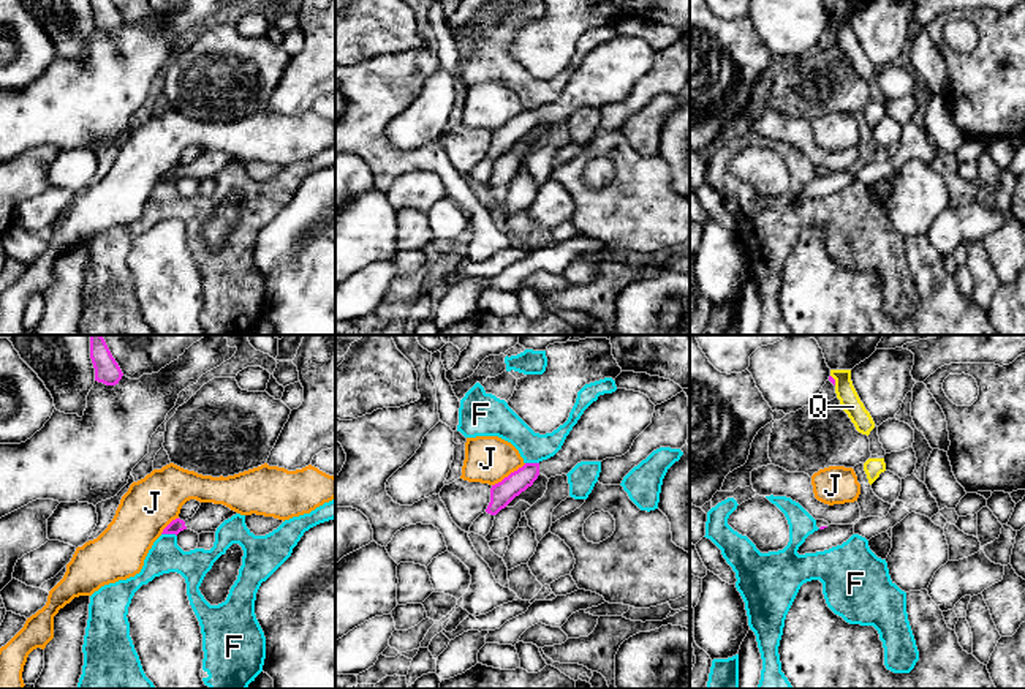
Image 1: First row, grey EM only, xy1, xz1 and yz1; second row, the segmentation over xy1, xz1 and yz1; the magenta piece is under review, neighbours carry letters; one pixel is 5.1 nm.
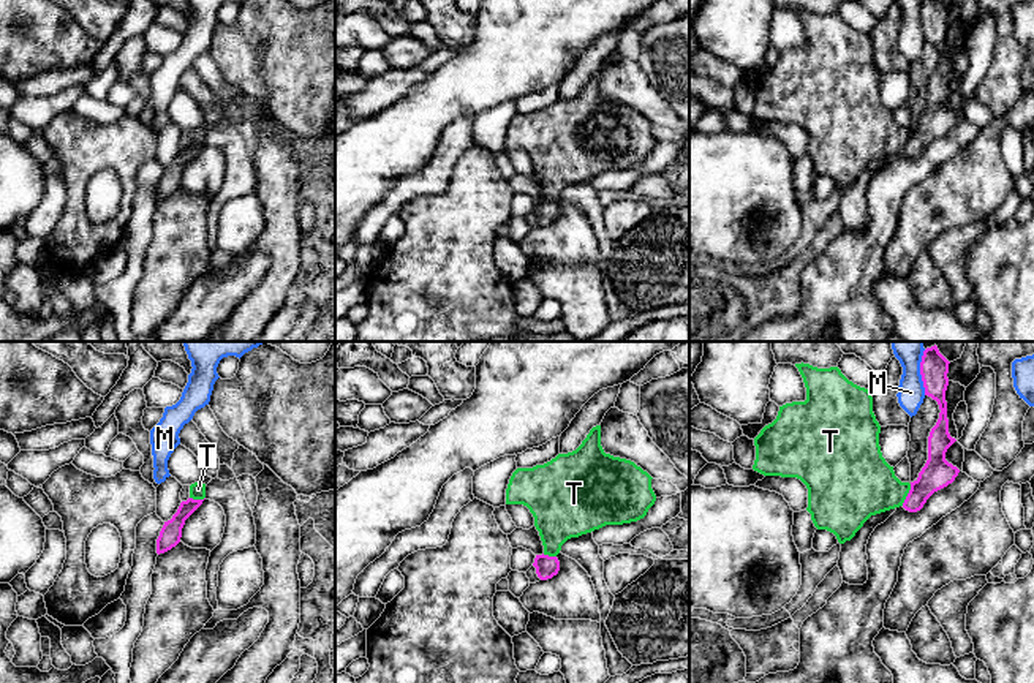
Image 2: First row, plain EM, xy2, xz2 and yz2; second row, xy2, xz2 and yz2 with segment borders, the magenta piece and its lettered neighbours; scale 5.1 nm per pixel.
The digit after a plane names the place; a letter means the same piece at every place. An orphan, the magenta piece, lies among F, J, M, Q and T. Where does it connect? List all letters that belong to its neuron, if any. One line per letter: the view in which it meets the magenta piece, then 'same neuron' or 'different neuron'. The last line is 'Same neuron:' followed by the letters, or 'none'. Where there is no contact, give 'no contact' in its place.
F: meets magenta in xy1; different neuron
J: meets magenta in xz1; different neuron
M: meets magenta in yz2; different neuron
Q: meets magenta in yz1; different neuron
T: meets magenta in yz2; different neuron
Same neuron: none

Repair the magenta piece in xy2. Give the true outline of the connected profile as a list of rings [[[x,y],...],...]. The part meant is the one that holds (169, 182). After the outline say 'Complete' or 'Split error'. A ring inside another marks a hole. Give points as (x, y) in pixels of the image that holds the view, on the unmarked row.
[[[188,144],[182,147],[171,166],[164,168],[157,185],[157,199],[164,199],[175,193],[182,183],[185,166],[202,150],[204,145]]]. Complete

